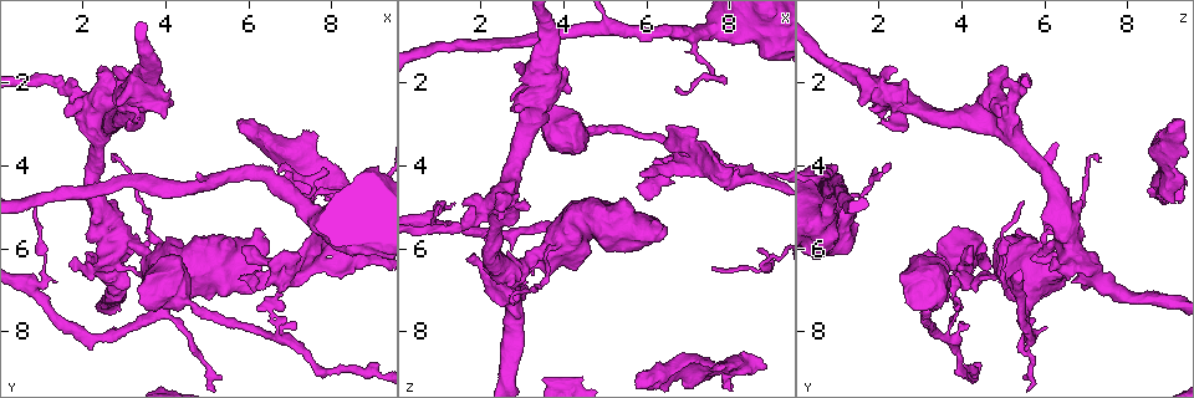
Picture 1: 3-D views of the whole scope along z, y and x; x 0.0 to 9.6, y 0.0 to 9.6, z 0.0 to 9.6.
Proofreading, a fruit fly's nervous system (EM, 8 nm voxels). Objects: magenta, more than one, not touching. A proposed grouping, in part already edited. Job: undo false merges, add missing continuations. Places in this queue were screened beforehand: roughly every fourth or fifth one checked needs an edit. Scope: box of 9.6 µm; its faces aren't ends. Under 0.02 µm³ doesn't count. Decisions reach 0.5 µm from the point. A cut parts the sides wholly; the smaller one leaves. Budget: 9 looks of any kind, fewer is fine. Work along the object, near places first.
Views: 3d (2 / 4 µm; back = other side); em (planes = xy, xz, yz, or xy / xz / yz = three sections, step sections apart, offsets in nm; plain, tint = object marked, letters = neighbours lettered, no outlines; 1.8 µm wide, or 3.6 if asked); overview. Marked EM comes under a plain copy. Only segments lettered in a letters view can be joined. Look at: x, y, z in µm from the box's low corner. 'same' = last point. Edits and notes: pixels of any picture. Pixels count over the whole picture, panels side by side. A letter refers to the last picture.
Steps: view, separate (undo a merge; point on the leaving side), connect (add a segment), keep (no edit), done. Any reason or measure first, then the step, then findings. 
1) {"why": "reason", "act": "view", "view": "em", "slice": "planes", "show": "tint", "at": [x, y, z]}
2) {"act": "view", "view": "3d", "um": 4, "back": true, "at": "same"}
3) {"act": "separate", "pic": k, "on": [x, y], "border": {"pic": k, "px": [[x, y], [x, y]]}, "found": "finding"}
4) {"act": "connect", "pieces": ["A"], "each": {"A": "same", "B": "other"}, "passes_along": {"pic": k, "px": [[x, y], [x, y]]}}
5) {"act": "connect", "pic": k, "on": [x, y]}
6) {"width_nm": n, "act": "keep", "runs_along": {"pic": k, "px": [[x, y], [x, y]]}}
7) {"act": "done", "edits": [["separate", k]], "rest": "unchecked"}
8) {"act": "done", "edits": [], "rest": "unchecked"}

{"why": "sudden change in width", "act": "view", "view": "3d", "um": 4, "back": true, "at": [3.60, 6.20, 6.00]}

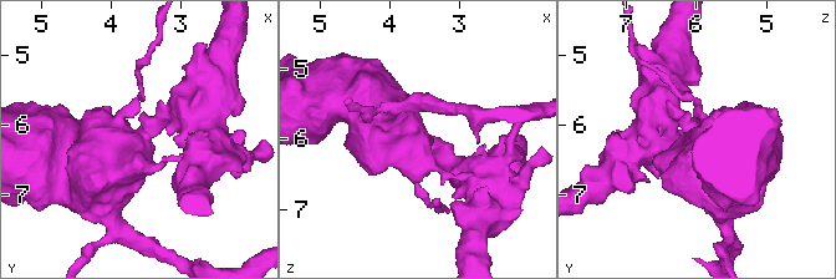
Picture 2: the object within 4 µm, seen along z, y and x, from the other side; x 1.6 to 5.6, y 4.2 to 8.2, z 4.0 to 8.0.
{"why": "need the tissue", "act": "view", "view": "em", "slice": "planes", "show": "letters", "at": [3.65, 6.25, 6.00]}

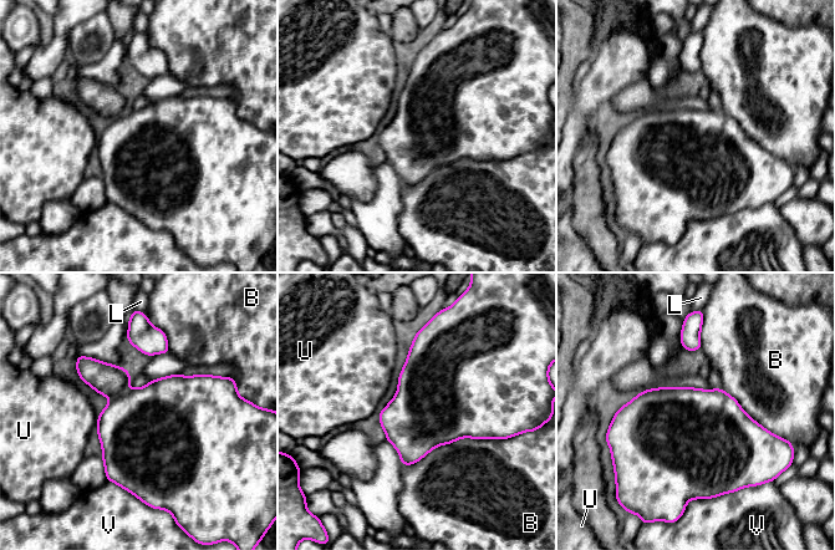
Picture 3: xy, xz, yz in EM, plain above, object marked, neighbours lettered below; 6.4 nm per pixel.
{"act": "separate", "pic": 3, "on": [108, 380], "each": {"B": "other", "L": "other", "U": "other", "V": "other"}, "border": {"pic": 3, "px": [[127, 387], [112, 398]]}, "found": "a second neuron is stuck on"}

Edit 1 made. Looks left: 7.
{"why": "free end", "act": "view", "view": "3d", "um": 4, "at": [5.80, 5.90, 4.25]}

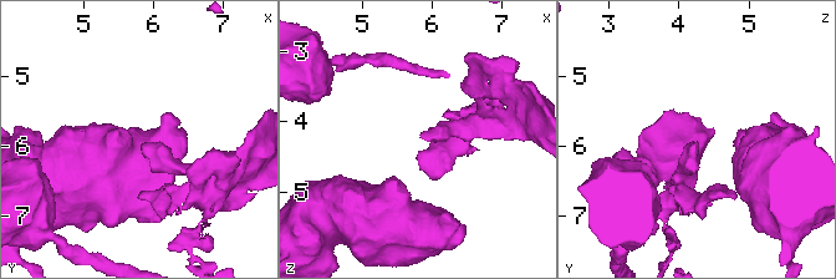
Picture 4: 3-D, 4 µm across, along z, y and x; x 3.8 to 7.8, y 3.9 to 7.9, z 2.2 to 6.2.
{"act": "view", "view": "em", "slice": "planes", "show": "letters", "at": [5.85, 5.95, 4.20]}

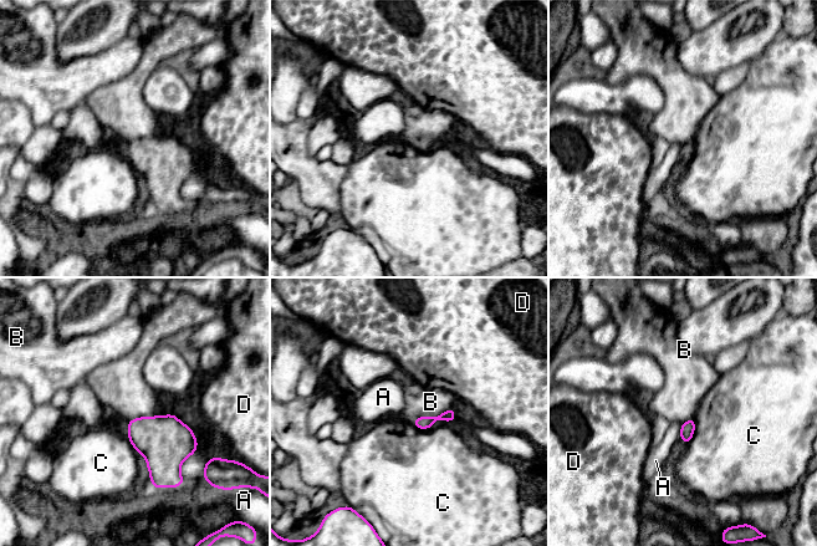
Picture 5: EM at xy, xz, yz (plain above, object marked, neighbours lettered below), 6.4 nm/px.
{"act": "keep", "each": {"A": "other", "B": "other", "C": "other", "D": "other"}, "found": "no lettered segment goes on from it"}

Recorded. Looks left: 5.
{"act": "view", "view": "overview"}

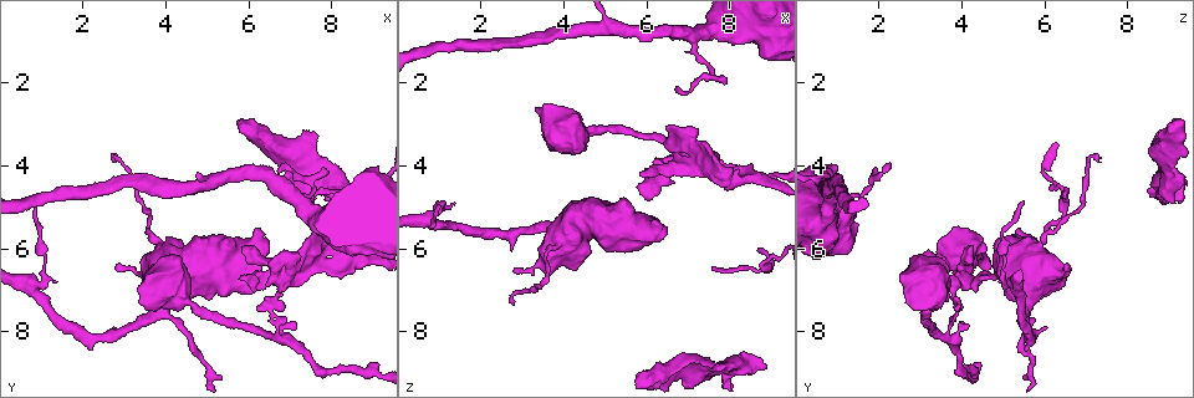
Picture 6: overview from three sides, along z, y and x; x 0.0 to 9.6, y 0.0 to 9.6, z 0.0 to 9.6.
{"act": "view", "view": "3d", "um": 4, "at": [8.25, 5.95, 4.35]}

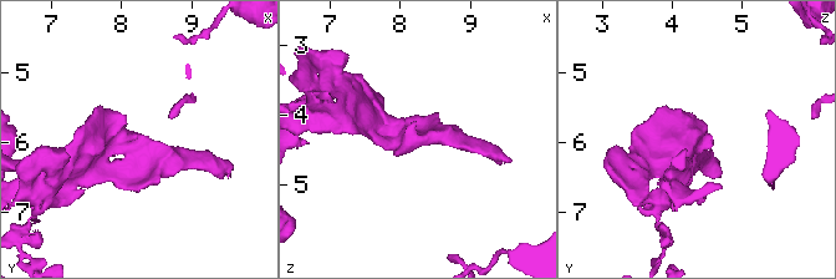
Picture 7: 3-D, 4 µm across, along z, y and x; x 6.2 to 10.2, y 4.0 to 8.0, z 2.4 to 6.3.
{"act": "view", "view": "em", "um": 3.6, "slice": "xy", "step": 8, "show": "tint", "at": [8.25, 6.05, 4.30]}

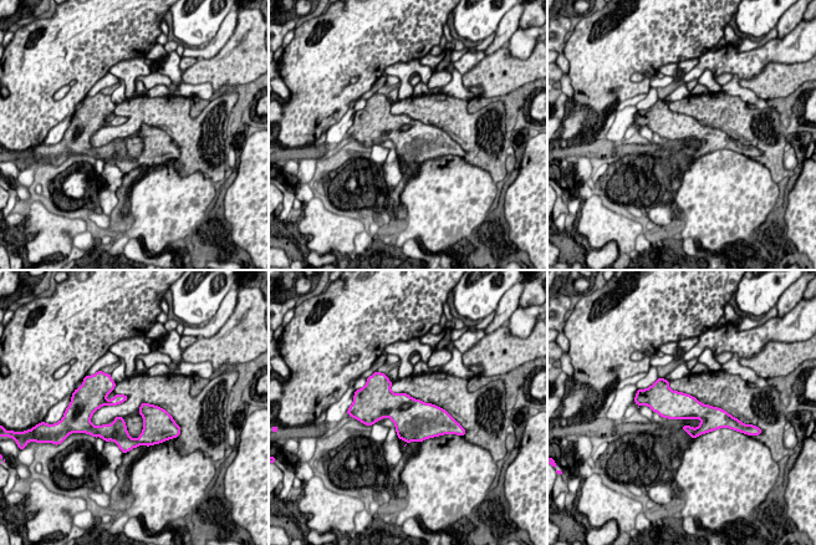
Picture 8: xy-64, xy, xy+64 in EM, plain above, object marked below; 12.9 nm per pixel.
{"act": "view", "view": "em", "um": 3.6, "slice": "planes", "show": "letters", "at": "same"}

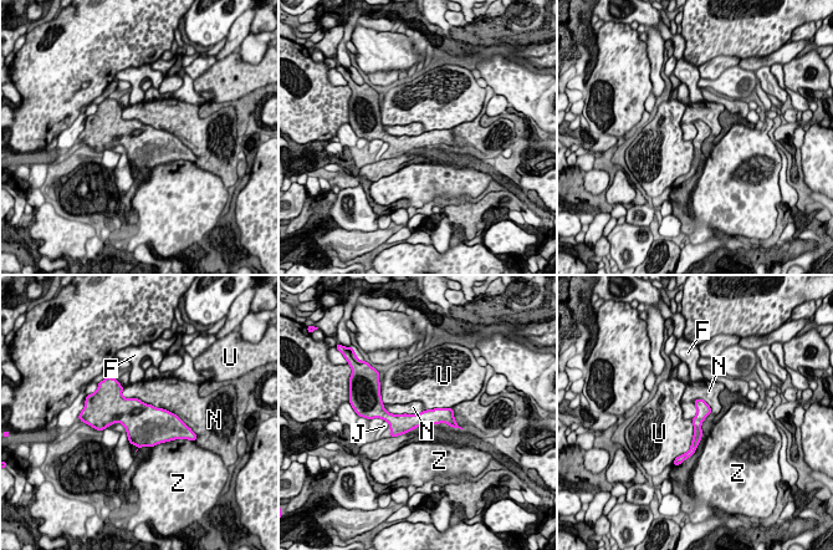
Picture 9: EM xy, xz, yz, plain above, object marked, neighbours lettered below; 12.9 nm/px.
{"longest_contact_nm": ["N", 900], "act": "keep", "each": {"F": "other", "J": "other", "N": "other", "U": "other", "Z": "other"}, "border": {"pic": 9, "px": [[122, 387], [124, 397], [182, 421]]}, "found": "continuous, no second neuron"}

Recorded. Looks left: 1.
{"act": "done", "edits": [["separate", 3]], "rest": "unchecked"}

